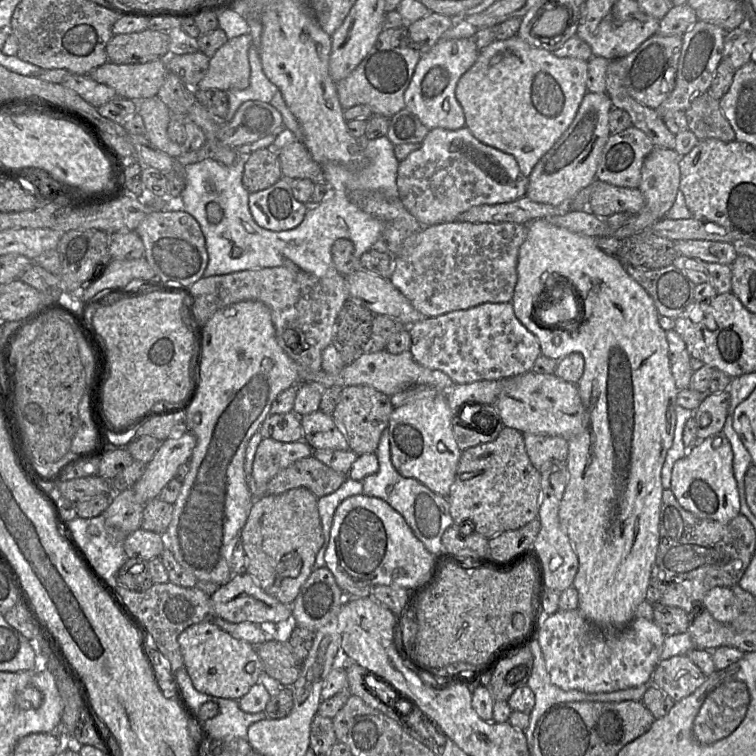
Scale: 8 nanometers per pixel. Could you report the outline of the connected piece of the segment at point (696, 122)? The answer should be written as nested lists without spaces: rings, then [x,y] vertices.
[[[708,92],[696,97],[685,113],[688,129],[699,140],[707,138],[716,138],[724,142],[736,140],[735,132],[724,116],[719,100]]]

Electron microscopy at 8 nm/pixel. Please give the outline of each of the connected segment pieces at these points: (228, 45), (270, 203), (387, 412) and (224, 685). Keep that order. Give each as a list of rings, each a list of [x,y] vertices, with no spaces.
[[[249,34],[237,36],[235,38],[228,39],[227,42],[222,45],[215,54],[210,58],[209,67],[204,78],[198,83],[196,88],[199,90],[218,89],[224,92],[228,90],[244,90],[250,84],[250,64],[248,61],[248,49],[252,44],[252,37]]]
[[[281,177],[269,188],[249,194],[249,209],[260,227],[284,231],[297,227],[303,221],[308,206],[294,198],[291,180]]]
[[[369,385],[347,386],[341,389],[339,401],[331,414],[344,433],[349,449],[356,455],[375,453],[382,432],[388,427],[394,407],[390,397]]]
[[[210,621],[193,624],[178,636],[181,654],[194,688],[207,695],[239,700],[246,695],[263,672],[255,646],[234,638]]]

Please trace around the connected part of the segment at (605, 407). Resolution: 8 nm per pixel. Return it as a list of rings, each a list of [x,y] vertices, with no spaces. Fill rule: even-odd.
[[[536,219],[527,224],[527,236],[519,249],[517,263],[517,283],[511,303],[517,319],[533,333],[540,345],[542,355],[560,360],[571,353],[581,353],[584,358],[584,371],[577,382],[577,388],[582,403],[588,412],[588,425],[579,434],[568,439],[568,457],[566,466],[569,471],[569,481],[559,507],[559,520],[561,527],[569,537],[574,551],[578,557],[579,568],[572,586],[577,590],[579,597],[578,610],[591,623],[609,630],[619,630],[628,626],[636,615],[638,605],[646,599],[651,571],[656,559],[659,546],[659,521],[662,502],[661,470],[667,451],[672,445],[676,425],[676,398],[679,392],[672,375],[669,359],[669,347],[666,331],[659,325],[659,313],[652,297],[637,283],[626,271],[625,266],[616,256],[603,252],[596,244],[597,237],[581,235],[566,228],[550,224],[546,219]],[[568,285],[573,287],[578,296],[582,294],[586,315],[576,326],[561,323],[543,323],[537,316],[545,311],[558,296],[565,296]]]

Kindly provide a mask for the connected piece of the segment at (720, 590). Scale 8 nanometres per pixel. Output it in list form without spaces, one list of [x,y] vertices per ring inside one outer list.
[[[725,586],[710,589],[704,597],[703,608],[722,624],[730,624],[743,612],[732,589]]]

